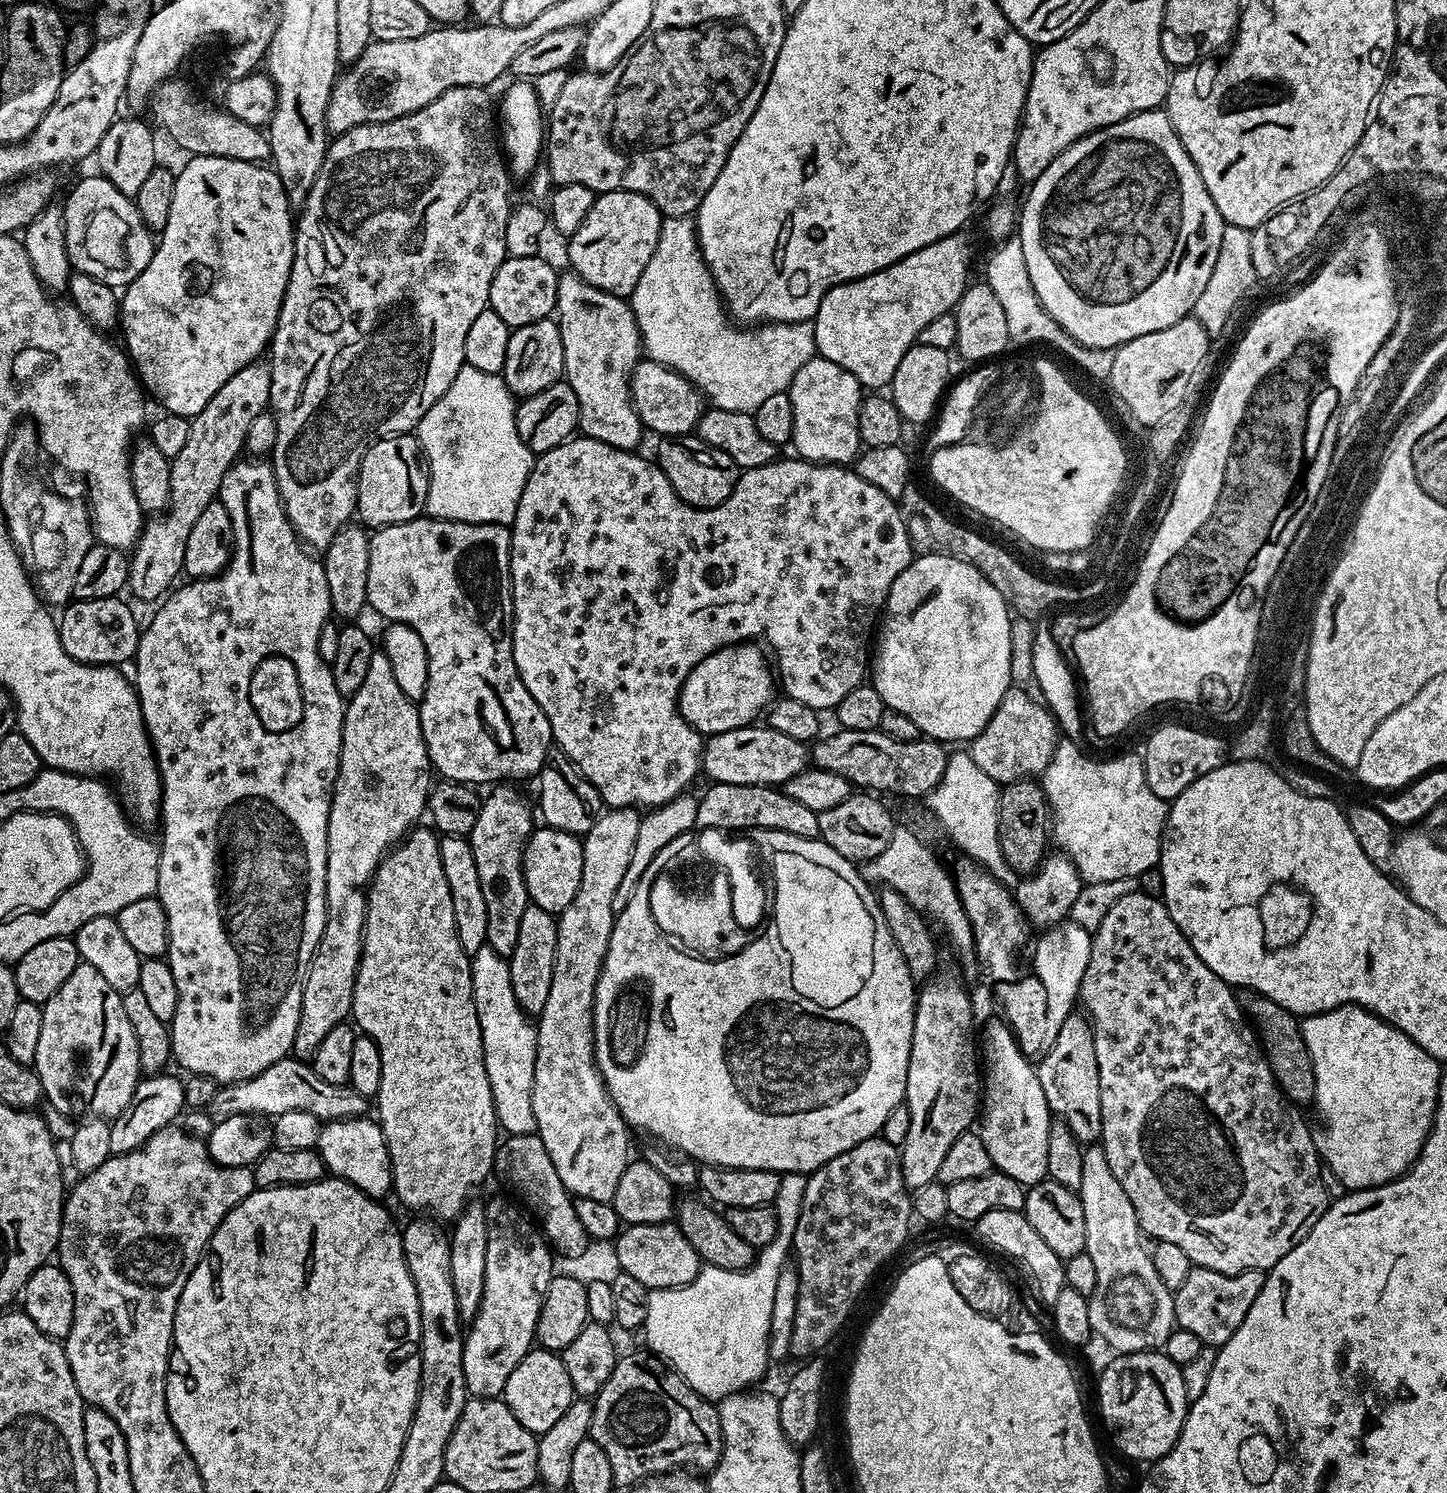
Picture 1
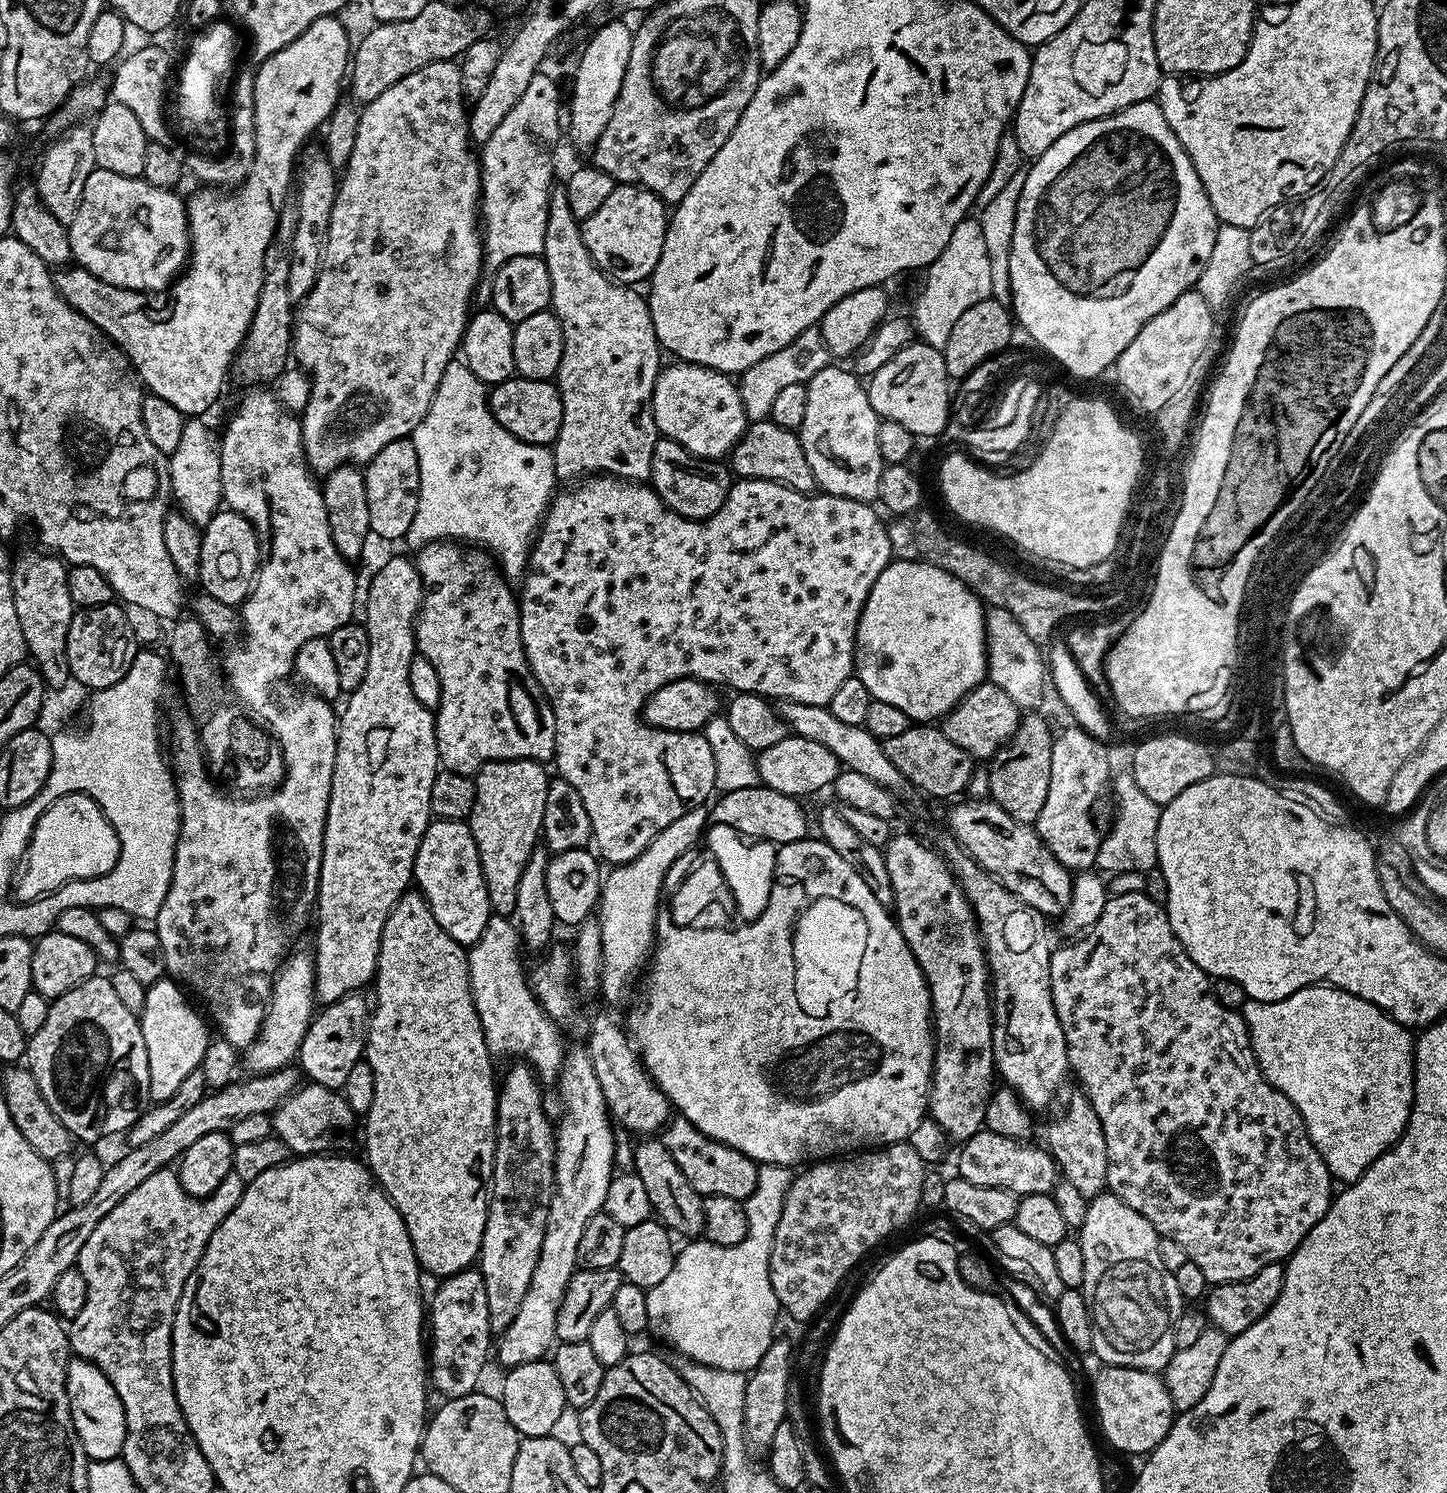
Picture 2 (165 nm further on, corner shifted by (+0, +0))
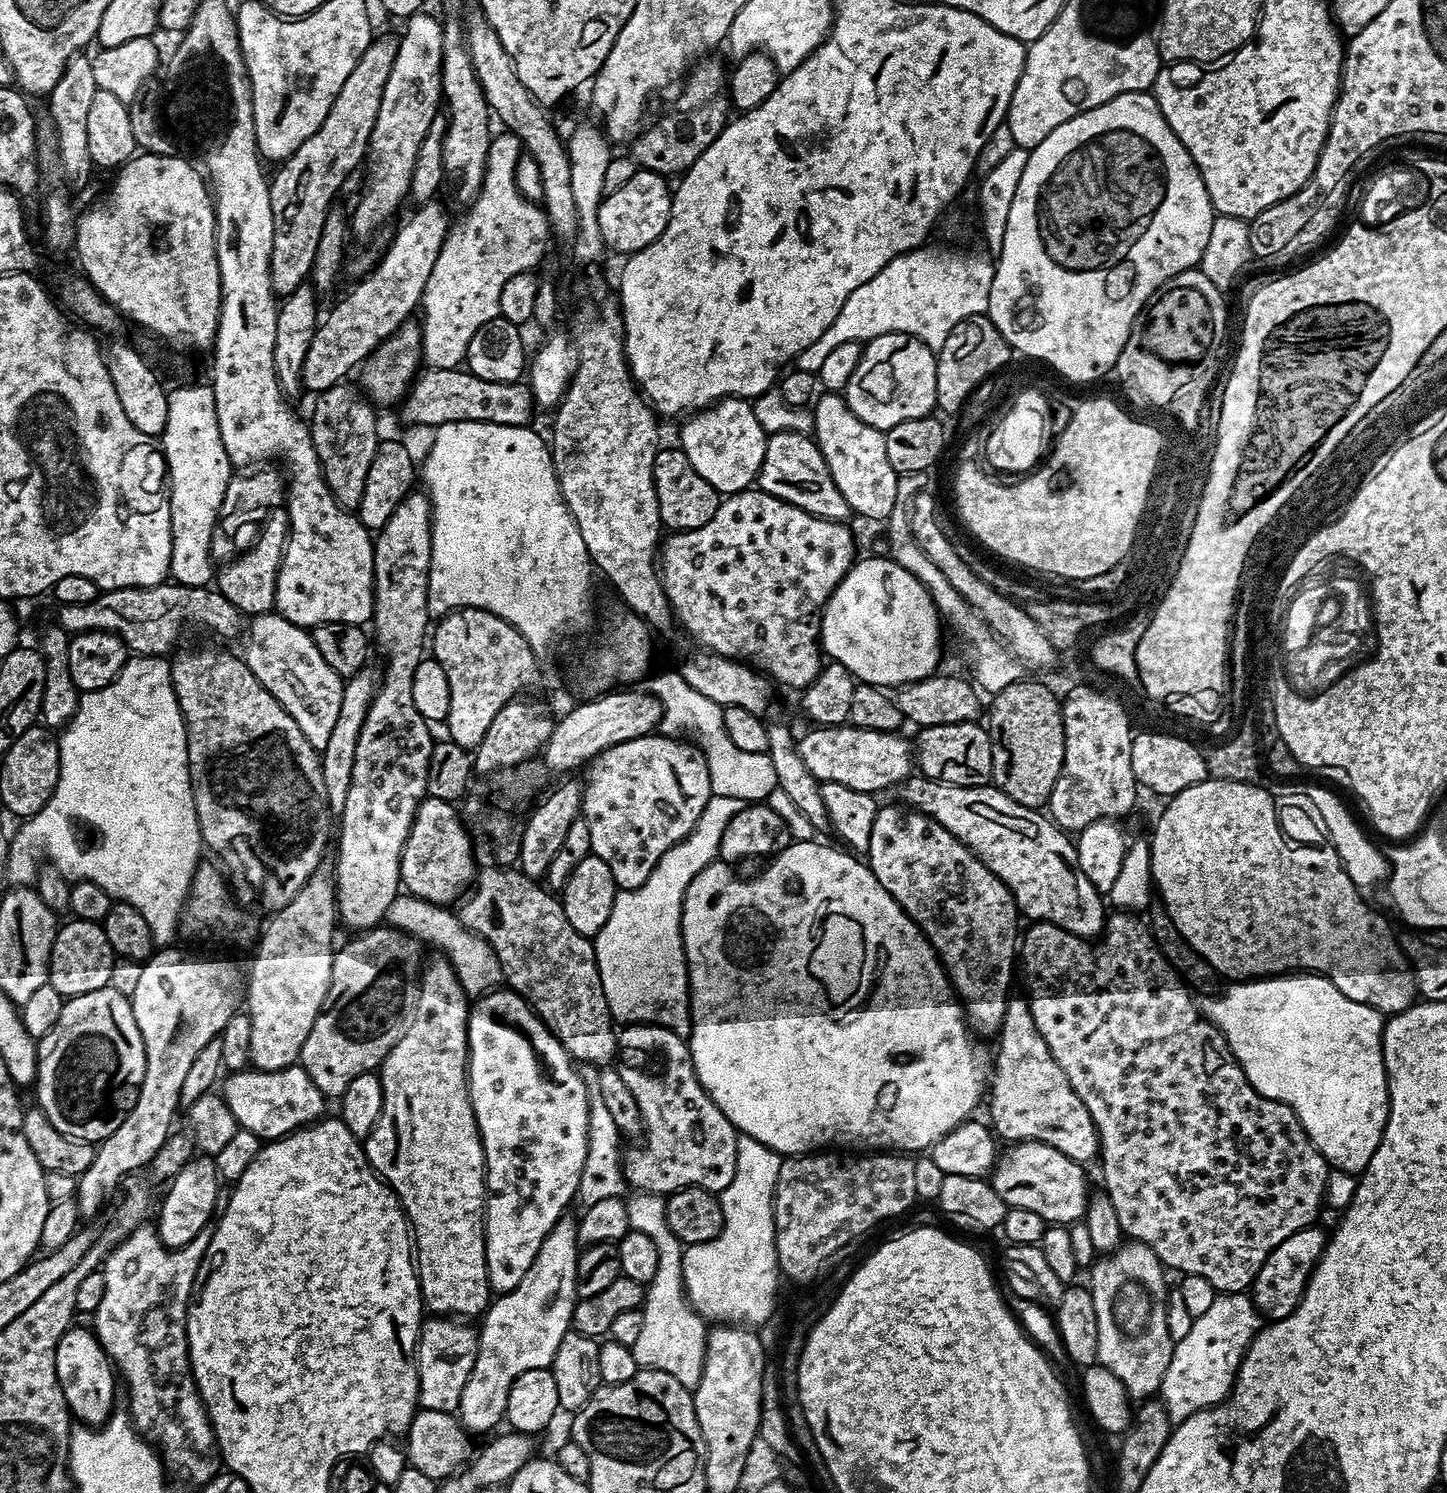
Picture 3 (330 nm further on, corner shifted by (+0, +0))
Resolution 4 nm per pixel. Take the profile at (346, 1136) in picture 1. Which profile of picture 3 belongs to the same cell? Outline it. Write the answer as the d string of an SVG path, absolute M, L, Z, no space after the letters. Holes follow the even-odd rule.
M299 1066L274 1070L273 1072L258 1072L245 1070L233 1072L223 1081L222 1095L226 1106L234 1114L237 1125L250 1130L261 1141L281 1140L289 1136L298 1128L306 1128L316 1123L325 1115L325 1096L320 1093L318 1086L306 1074L306 1070Z

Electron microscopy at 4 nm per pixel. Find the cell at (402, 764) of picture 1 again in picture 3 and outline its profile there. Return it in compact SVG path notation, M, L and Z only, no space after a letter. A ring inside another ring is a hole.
M413 490L409 492L406 498L402 498L402 502L398 502L394 514L390 514L386 526L382 526L375 533L372 545L374 550L374 590L376 591L376 597L374 598L371 623L373 625L376 624L376 636L374 632L375 647L377 644L384 651L384 656L388 659L388 665L383 665L380 689L376 692L374 699L372 699L372 705L366 714L366 722L358 734L358 750L354 750L354 774L350 774L350 790L346 793L346 802L343 810L338 814L338 839L334 844L334 852L336 848L334 875L336 877L336 910L338 920L343 927L345 924L348 928L356 928L352 930L367 930L384 924L386 909L390 907L390 902L394 902L394 898L402 888L400 882L400 859L402 858L404 843L410 834L410 826L414 822L414 814L418 810L418 806L424 801L428 790L428 767L430 766L430 754L432 753L434 737L432 737L431 730L428 729L431 728L429 721L424 720L422 714L418 714L418 709L414 707L414 670L418 670L421 660L425 659L426 637L430 632L428 571L430 570L430 554L432 553L432 504L428 500L427 495L423 491L419 491Z

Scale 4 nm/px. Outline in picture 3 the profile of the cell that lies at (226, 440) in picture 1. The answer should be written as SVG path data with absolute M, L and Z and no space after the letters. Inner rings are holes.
M377 35L366 46L366 54L358 58L358 66L350 70L326 122L294 150L288 160L279 165L276 177L271 177L270 210L274 210L274 246L270 250L270 282L277 297L289 296L298 286L312 275L314 254L318 254L318 238L326 222L326 214L334 206L336 195L344 184L344 179L359 164L365 163L368 155L368 143L378 118L378 106L382 106L382 90L394 58L398 54L399 39L393 36Z

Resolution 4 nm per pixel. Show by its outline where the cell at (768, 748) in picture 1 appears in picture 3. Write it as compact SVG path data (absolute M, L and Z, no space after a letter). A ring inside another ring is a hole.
M816 726L798 740L806 770L821 782L842 782L850 790L880 794L883 788L899 785L914 768L914 748L895 732L862 730L851 726Z

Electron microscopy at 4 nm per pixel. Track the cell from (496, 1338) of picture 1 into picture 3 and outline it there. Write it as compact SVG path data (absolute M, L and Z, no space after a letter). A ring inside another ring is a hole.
M492 990L479 997L471 1005L468 1014L468 1093L478 1122L480 1141L484 1147L484 1182L486 1185L486 1203L484 1206L484 1245L486 1246L486 1266L488 1267L488 1286L493 1293L503 1294L514 1290L518 1282L530 1270L538 1246L554 1230L561 1216L569 1211L568 1203L580 1192L580 1179L584 1177L586 1150L588 1149L588 1085L589 1081L580 1077L577 1061L558 1042L558 1038L540 1021L540 1016L518 993L511 990Z

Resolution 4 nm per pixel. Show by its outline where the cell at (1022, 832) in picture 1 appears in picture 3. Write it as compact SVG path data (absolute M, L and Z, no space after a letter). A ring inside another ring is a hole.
M1023 678L1014 682L1010 686L1006 686L1004 690L991 697L992 709L988 712L988 720L986 719L986 727L988 737L990 738L990 754L992 755L992 784L1001 788L1010 798L1014 798L1014 802L1018 802L1027 808L1037 810L1043 809L1048 803L1050 794L1054 790L1054 782L1058 782L1058 774L1064 765L1064 723L1062 722L1062 700L1061 697L1055 696L1047 689L1039 679L1030 680Z

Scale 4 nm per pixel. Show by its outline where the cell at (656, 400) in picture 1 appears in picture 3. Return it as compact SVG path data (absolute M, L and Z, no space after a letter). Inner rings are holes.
M730 396L717 400L707 408L691 413L684 422L680 428L678 447L686 454L686 458L690 458L690 466L694 466L694 470L698 470L698 474L702 474L702 478L706 478L706 482L710 482L710 486L714 486L716 492L721 494L743 492L756 484L756 476L762 466L762 454L766 454L769 433L764 432L758 418L754 418L752 404L747 399Z

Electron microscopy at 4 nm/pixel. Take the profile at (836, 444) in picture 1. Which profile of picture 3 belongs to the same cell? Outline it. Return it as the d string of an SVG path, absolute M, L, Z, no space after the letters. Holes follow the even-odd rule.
M840 394L821 395L815 401L811 414L815 442L851 511L868 520L887 521L898 498L898 473L888 461L884 432L862 422L862 418L848 409Z

